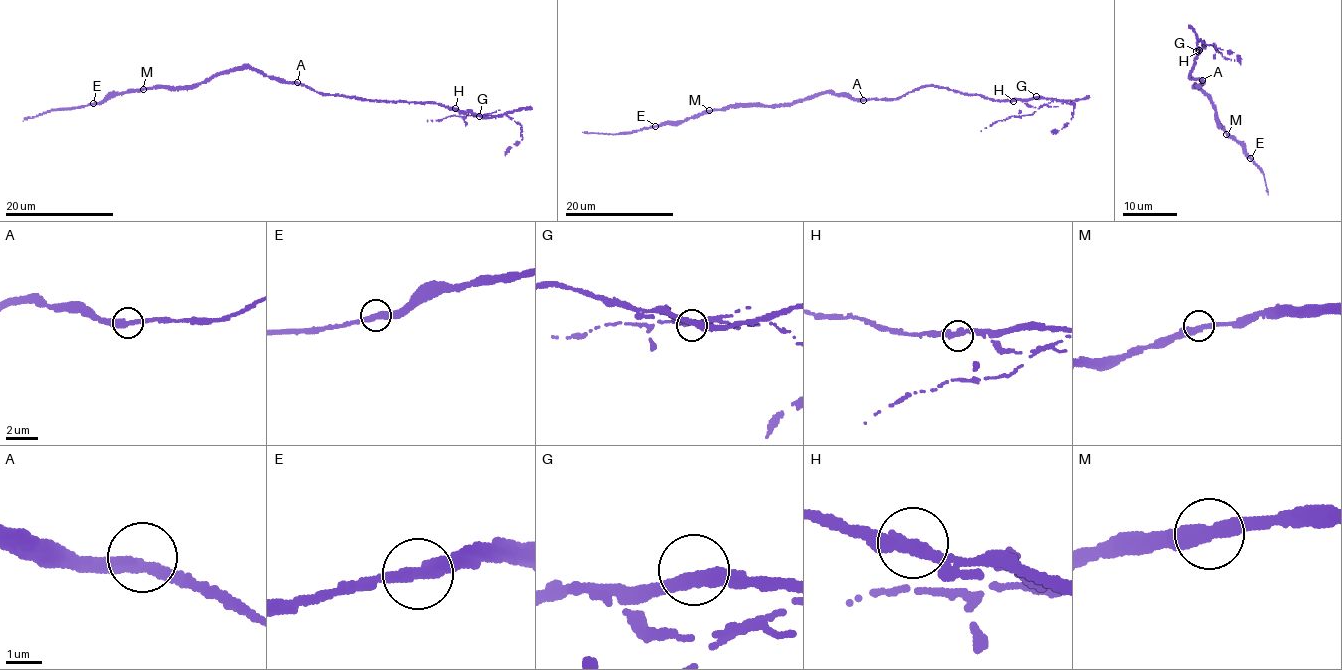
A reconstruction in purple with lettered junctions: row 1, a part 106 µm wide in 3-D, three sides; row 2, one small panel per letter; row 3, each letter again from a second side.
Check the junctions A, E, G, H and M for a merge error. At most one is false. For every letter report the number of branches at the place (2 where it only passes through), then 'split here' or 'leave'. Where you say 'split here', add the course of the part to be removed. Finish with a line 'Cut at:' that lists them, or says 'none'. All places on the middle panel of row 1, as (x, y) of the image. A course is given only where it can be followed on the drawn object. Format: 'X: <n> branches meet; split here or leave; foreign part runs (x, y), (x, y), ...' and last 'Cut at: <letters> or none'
A: 2 branches meet; leave
E: 2 branches meet; leave
G: 2 branches meet; leave
H: 2 branches meet; split here; foreign part runs (1013, 101), (1019, 99), (1038, 108), (1073, 103), (1071, 119), (1062, 129), (1051, 131)
M: 2 branches meet; leave
Cut at: H

